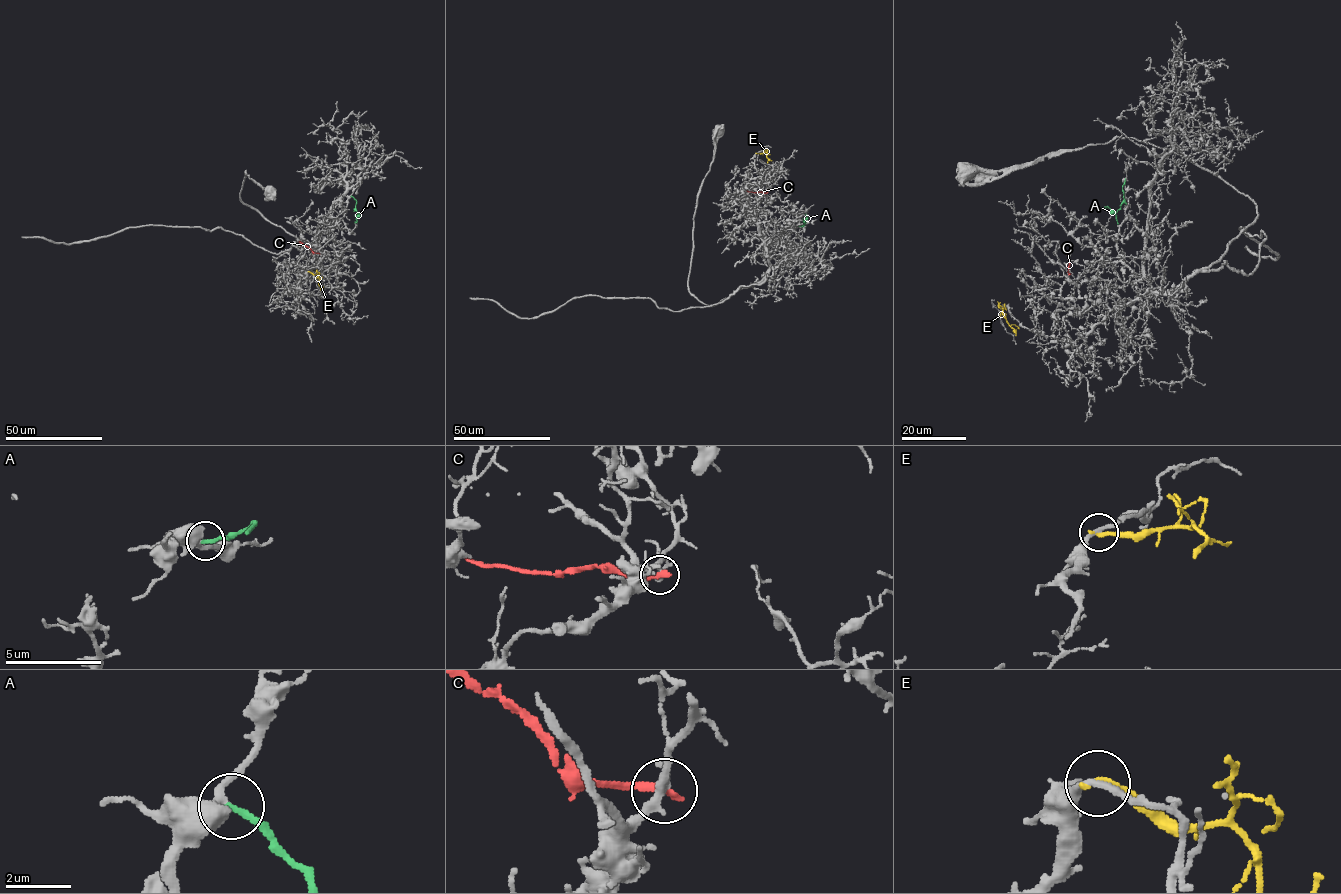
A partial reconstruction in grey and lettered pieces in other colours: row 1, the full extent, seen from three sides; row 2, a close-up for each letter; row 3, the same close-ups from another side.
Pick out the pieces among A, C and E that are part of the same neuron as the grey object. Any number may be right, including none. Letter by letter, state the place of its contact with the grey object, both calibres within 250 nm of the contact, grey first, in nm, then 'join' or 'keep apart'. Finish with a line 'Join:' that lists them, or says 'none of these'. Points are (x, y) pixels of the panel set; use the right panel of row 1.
A: meets grey at (1125, 179); 280 nm thick on the grey side, 200 nm on the other; join
C: meets grey at (1069, 273); 200 nm thick on the grey side, 260 nm on the other; keep apart
E: meets grey at (1004, 304); 200 nm thick on the grey side, 260 nm on the other; keep apart
Join: A

